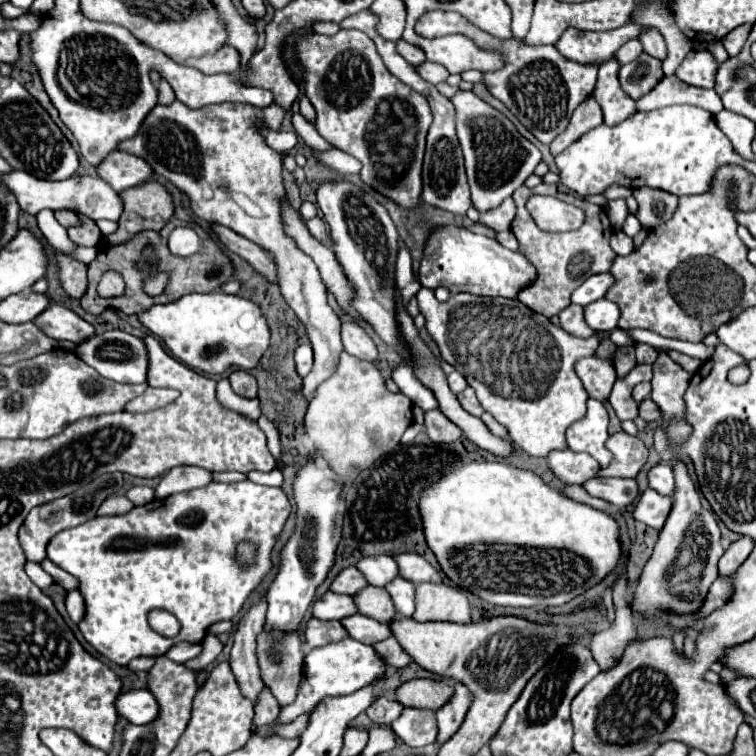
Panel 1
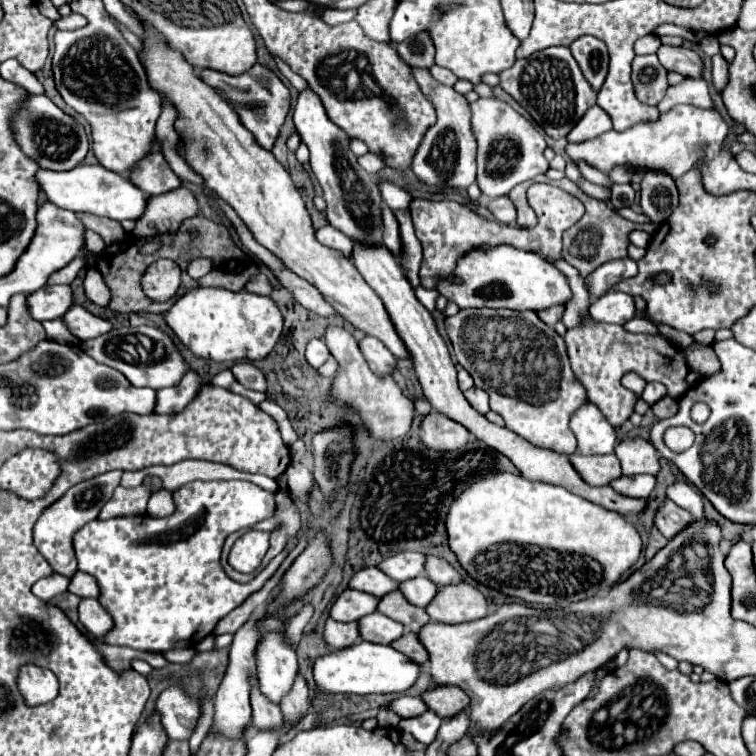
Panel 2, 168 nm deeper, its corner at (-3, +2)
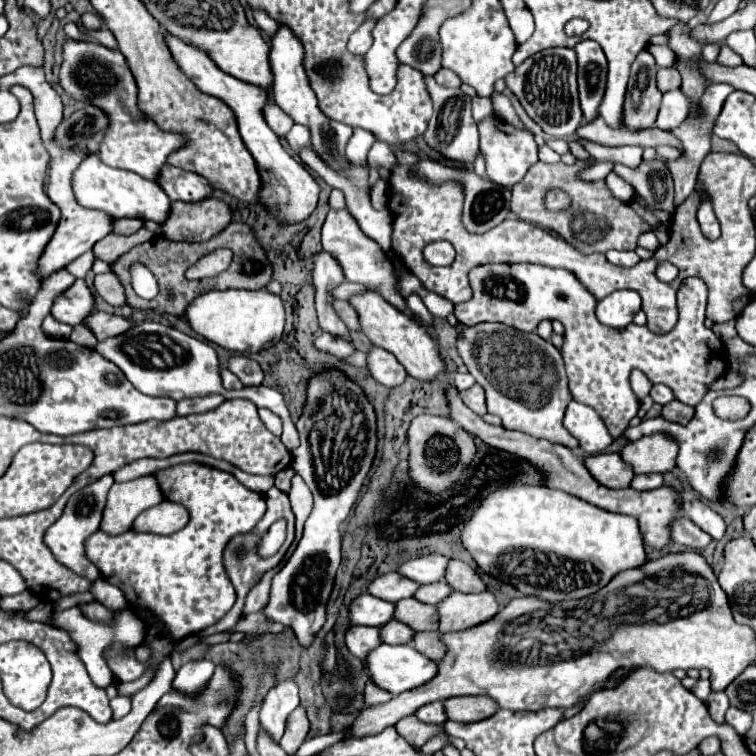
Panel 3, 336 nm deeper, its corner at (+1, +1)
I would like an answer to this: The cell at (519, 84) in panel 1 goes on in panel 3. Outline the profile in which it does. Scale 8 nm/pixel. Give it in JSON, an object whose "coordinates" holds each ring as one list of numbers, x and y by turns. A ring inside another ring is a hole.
{"coordinates":[[548,48,524,60,506,78,506,88,516,94,526,114,552,138,566,138,582,124,576,84,576,52,570,48]]}

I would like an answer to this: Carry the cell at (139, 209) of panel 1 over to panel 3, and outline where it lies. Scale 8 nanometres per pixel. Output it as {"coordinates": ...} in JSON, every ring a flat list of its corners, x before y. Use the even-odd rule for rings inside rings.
{"coordinates":[[202,200,202,204,174,202,170,220,162,222,162,236,168,240,204,242,218,234,230,222,230,208,218,200]]}

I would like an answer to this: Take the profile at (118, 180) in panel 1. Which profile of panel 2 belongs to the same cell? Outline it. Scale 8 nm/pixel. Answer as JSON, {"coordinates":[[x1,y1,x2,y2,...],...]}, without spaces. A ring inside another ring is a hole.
{"coordinates":[[152,151,150,155,146,155,146,159,142,163,138,163,138,171,134,171,134,175,130,175,130,177,148,195,162,195,162,193,182,187,182,183,184,183,170,169,170,165,164,161,162,153,158,153,158,151]]}

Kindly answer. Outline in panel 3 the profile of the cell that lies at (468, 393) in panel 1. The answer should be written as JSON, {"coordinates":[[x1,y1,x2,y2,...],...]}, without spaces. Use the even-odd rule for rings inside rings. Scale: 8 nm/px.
{"coordinates":[[474,384,472,388,460,392,460,398,462,402,472,410,476,412,478,416,484,416,486,414,486,404,484,404,484,390,480,384]]}

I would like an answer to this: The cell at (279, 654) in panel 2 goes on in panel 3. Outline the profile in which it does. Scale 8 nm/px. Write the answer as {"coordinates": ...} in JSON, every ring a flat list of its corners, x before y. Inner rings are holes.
{"coordinates":[[282,680,266,694,262,710,260,710,260,724,268,734,274,736,276,742,284,734,284,724,288,714,298,704,300,704,298,686,294,680]]}

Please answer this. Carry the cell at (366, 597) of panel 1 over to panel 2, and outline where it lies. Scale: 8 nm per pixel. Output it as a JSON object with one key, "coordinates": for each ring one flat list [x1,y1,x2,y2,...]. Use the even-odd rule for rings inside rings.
{"coordinates":[[396,591,394,595,384,595,380,599,378,611,394,621,400,621,408,631,420,631,424,625,430,623,426,609,408,603,400,591]]}

